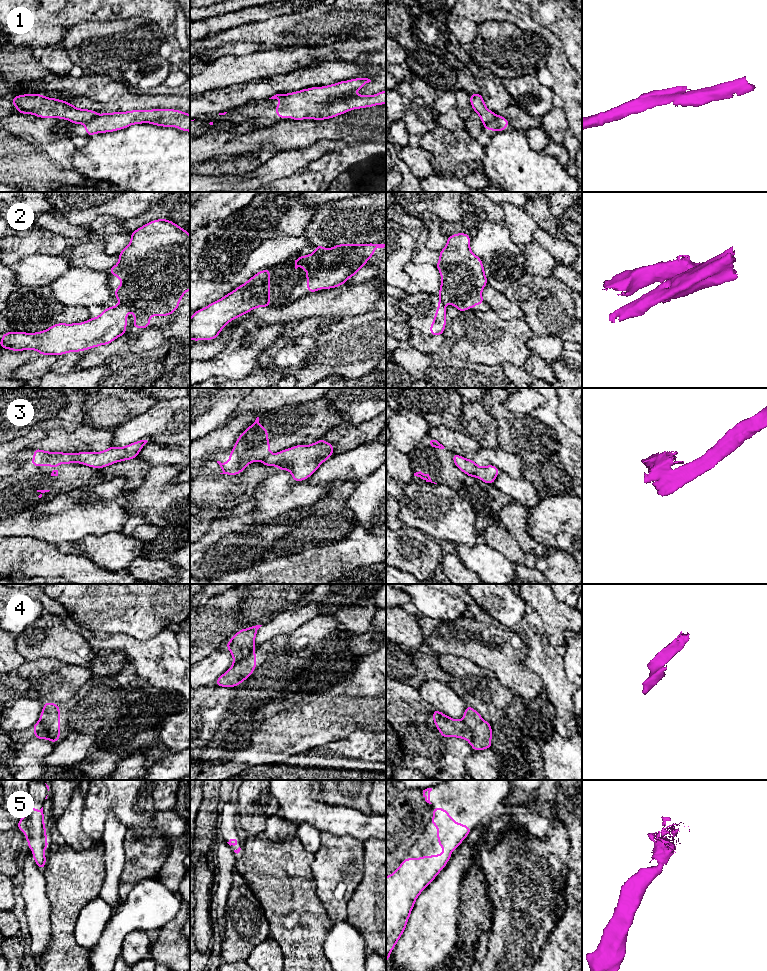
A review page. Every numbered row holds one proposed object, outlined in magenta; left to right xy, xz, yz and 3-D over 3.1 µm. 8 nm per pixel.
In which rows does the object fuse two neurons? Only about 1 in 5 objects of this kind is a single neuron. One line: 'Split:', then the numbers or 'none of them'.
Split: 1, 2, 3, 4

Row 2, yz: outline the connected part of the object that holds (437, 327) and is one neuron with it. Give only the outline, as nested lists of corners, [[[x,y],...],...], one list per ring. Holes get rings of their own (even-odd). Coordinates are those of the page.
[[[438,300],[438,308],[436,310],[434,320],[430,325],[430,335],[443,335],[446,326],[446,308],[442,304],[442,300]]]

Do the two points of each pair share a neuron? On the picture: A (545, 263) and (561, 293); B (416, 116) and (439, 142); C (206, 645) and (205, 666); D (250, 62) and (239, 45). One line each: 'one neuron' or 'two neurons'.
A: two neurons
B: two neurons
C: two neurons
D: two neurons

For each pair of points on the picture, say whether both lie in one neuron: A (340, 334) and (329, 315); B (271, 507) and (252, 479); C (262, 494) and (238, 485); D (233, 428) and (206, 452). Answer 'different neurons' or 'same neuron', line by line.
A: different neurons
B: different neurons
C: different neurons
D: same neuron

